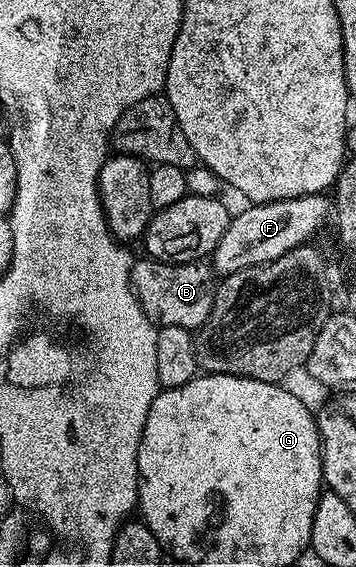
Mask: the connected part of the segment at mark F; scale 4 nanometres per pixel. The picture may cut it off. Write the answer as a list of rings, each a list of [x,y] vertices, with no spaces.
[[[325,195],[301,196],[300,198],[288,198],[277,200],[267,204],[250,204],[243,212],[235,211],[230,218],[230,224],[220,234],[220,242],[216,242],[212,253],[212,268],[219,277],[225,278],[236,274],[245,268],[260,266],[288,254],[288,250],[296,250],[303,245],[309,245],[314,239],[313,236],[321,230],[332,216],[332,204]]]

